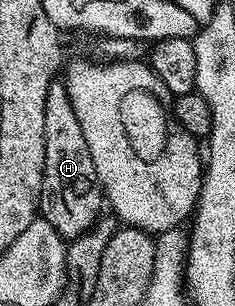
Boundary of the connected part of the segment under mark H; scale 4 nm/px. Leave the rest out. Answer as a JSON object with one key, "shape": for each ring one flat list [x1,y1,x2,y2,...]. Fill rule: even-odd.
{"shape":[[65,83,48,86,48,99,44,105,44,186,40,190,41,219,46,220,67,241,84,234,104,212,104,197,98,184,88,142,80,130,72,98,68,98]]}

